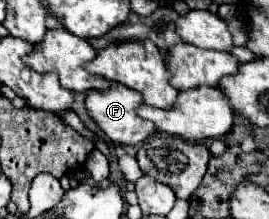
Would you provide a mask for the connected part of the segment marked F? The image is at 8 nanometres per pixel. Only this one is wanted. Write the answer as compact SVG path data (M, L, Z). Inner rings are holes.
M113 83L111 89L107 89L107 91L87 91L87 101L85 101L85 107L87 107L91 119L117 145L137 145L141 141L145 141L147 137L155 135L155 123L145 121L137 115L137 109L141 105L143 105L143 97L137 91L127 89L119 83Z

